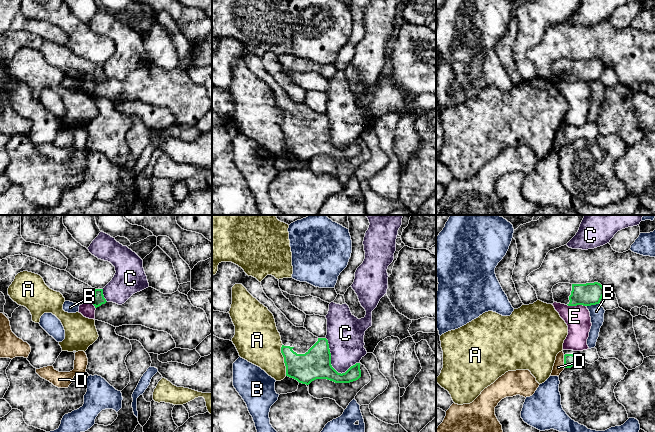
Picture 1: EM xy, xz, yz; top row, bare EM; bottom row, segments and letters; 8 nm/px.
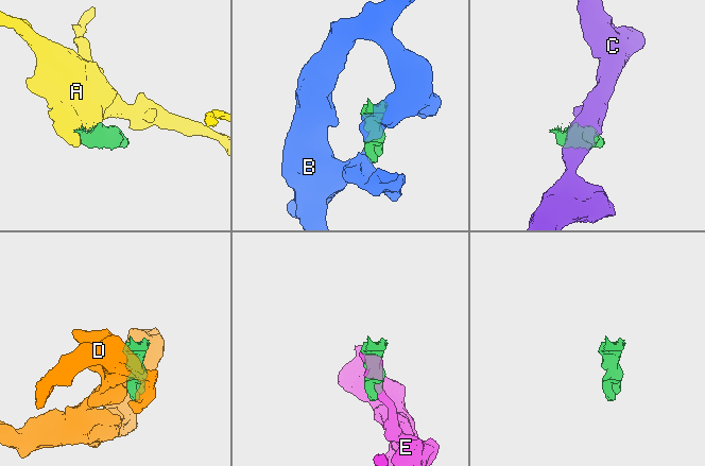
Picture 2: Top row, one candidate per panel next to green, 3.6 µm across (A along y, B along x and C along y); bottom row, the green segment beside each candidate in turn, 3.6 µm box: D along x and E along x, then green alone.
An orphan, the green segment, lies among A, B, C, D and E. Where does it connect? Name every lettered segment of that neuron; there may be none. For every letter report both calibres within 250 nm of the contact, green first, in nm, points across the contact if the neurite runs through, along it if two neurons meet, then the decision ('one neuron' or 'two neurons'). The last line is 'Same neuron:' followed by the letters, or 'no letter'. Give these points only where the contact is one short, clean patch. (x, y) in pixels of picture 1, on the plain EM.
A: calibres 240 and 360 nm; border xz (282, 120), (281, 130), (286, 151); two neurons
B: calibres 180 and 110 nm; two neurons
C: calibres 240 and 280 nm; border xz (325, 114), (330, 140), (338, 148), (344, 149), (359, 139); two neurons
D: calibres 100 and 90 nm; border yz (563, 131), (563, 141), (565, 143); two neurons
E: calibres 180 and 200 nm; two neurons
Same neuron: no letter

